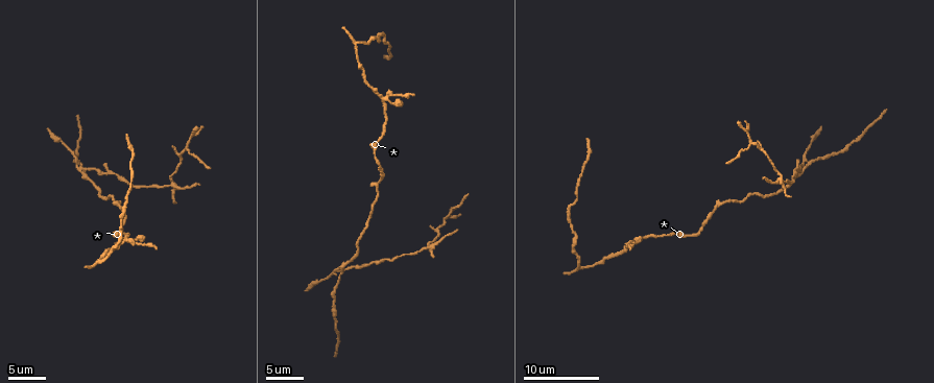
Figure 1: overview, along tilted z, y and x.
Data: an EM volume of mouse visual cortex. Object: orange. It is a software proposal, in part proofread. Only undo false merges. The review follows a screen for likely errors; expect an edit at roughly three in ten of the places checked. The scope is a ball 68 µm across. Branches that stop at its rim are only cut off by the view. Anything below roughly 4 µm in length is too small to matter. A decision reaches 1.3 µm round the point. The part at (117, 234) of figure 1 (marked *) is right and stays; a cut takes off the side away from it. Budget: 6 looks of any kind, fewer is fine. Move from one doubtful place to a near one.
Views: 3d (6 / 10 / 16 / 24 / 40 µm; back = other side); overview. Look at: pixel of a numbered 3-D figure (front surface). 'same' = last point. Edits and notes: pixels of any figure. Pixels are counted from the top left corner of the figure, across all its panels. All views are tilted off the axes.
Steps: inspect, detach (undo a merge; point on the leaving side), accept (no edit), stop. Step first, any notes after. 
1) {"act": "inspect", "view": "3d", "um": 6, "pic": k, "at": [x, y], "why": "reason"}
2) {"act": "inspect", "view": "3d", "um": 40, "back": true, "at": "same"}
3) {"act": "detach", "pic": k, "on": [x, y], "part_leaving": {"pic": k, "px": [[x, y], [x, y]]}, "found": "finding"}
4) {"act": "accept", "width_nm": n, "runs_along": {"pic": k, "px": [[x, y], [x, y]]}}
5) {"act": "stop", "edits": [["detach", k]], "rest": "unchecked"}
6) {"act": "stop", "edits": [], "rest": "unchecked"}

{"act": "inspect", "view": "3d", "um": 16, "pic": 1, "at": [380, 180], "why": "calibre changes"}

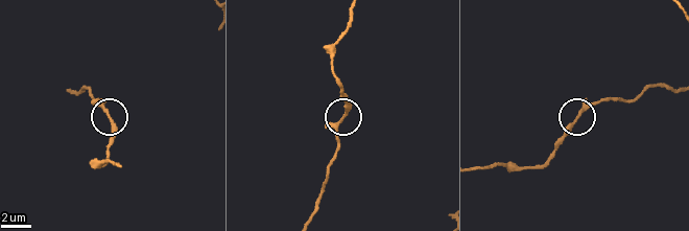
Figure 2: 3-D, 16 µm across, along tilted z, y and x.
{"act": "inspect", "view": "3d", "um": 16, "back": true, "pic": 2, "at": [575, 122]}

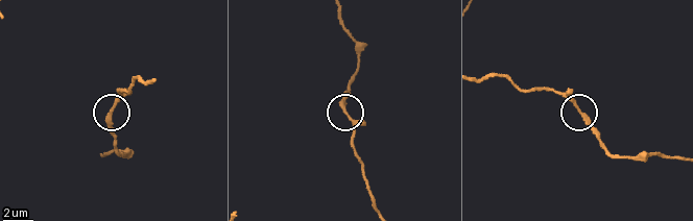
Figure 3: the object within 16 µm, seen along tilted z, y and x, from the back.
{"act": "accept", "runs_along": {"pic": 3, "px": [[644, 155], [608, 151], [575, 106], [553, 89]]}, "found": "all the same neuron"}

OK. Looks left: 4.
{"act": "inspect", "view": "3d", "um": 6, "pic": 1, "at": [385, 98], "why": "four-way junction"}

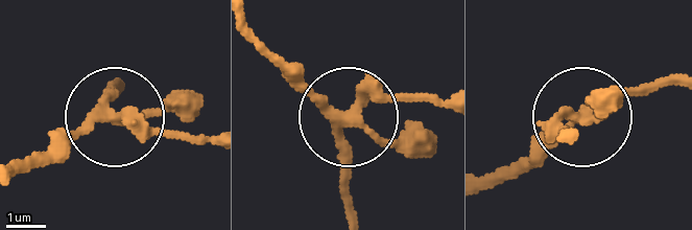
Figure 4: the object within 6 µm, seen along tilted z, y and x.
{"act": "accept", "width_nm": 280, "runs_along": {"pic": 4, "px": [[354, 210], [343, 179], [347, 121], [383, 98], [444, 97]]}, "found": "continuous, no second neuron"}

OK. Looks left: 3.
{"act": "inspect", "view": "3d", "um": 16, "pic": 1, "at": [804, 166]}

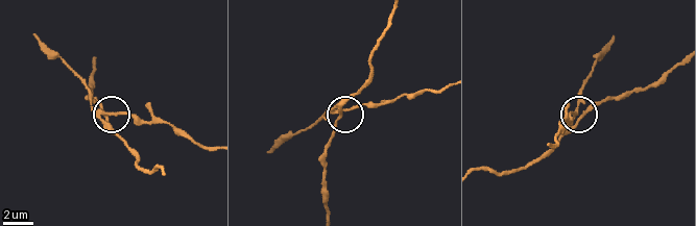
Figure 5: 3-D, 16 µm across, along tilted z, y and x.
{"act": "detach", "pic": 5, "on": [122, 111], "width_nm": 230, "part_leaving": {"pic": 5, "px": [[102, 112], [161, 120], [210, 146]]}, "found": "two neurons meet here"}

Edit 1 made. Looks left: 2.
{"act": "stop", "edits": [["detach", 5]], "rest": "unchecked"}

